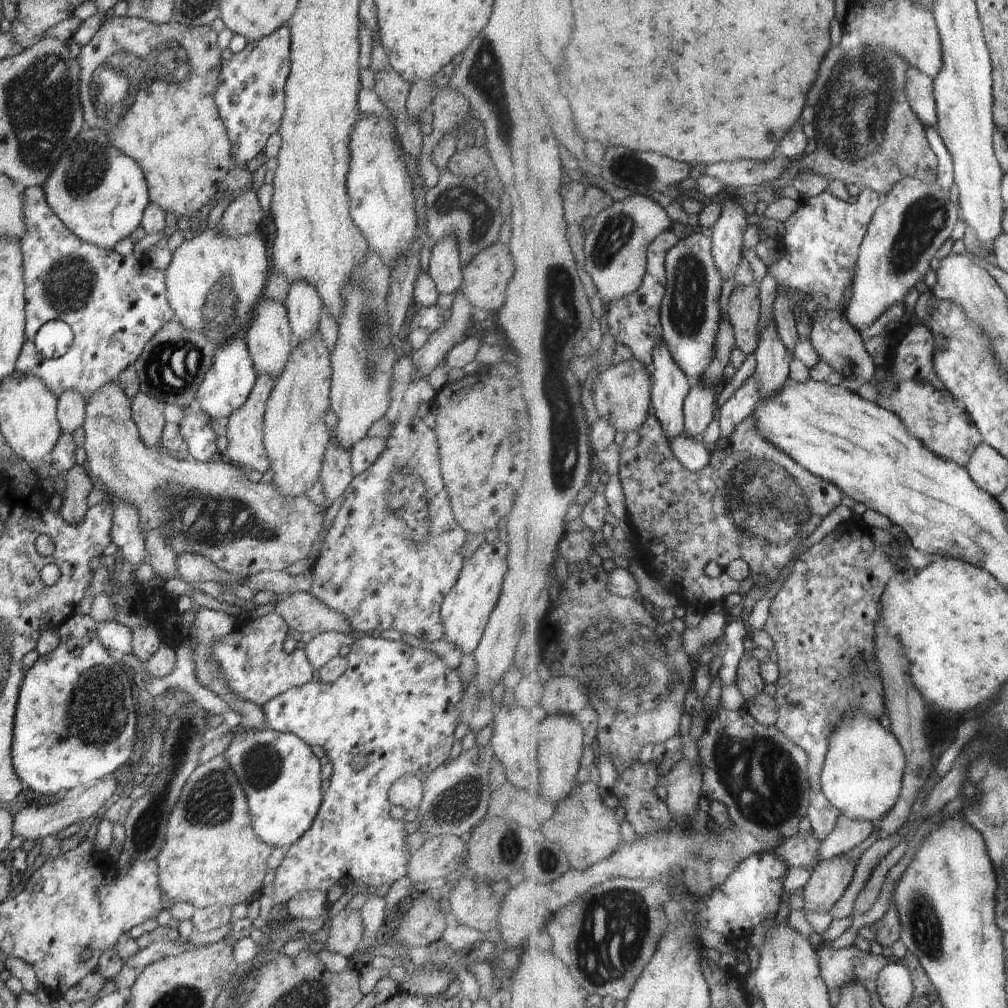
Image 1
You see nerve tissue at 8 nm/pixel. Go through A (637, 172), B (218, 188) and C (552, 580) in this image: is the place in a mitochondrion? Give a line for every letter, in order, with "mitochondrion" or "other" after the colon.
A: mitochondrion
B: other
C: other

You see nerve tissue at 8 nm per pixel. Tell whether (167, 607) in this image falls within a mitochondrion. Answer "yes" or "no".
no

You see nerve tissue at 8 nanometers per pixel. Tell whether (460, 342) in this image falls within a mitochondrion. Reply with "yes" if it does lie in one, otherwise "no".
no

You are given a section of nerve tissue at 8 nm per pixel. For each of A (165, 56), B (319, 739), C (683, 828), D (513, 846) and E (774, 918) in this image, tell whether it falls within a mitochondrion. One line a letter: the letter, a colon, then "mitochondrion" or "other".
A: mitochondrion
B: other
C: mitochondrion
D: other
E: other

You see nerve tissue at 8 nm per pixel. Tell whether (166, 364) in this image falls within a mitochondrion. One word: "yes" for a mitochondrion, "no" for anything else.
yes

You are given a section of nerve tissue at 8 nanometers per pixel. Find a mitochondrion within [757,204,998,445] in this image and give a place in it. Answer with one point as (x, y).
(962, 332)

